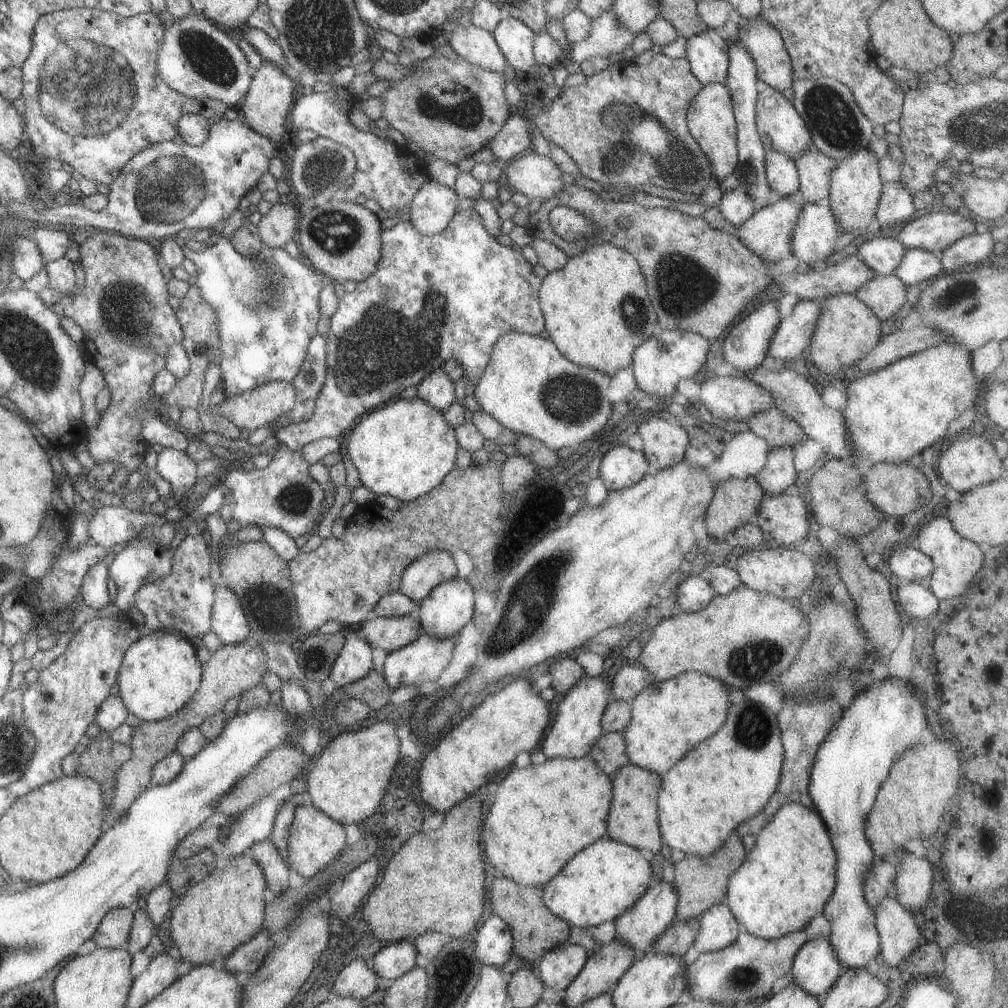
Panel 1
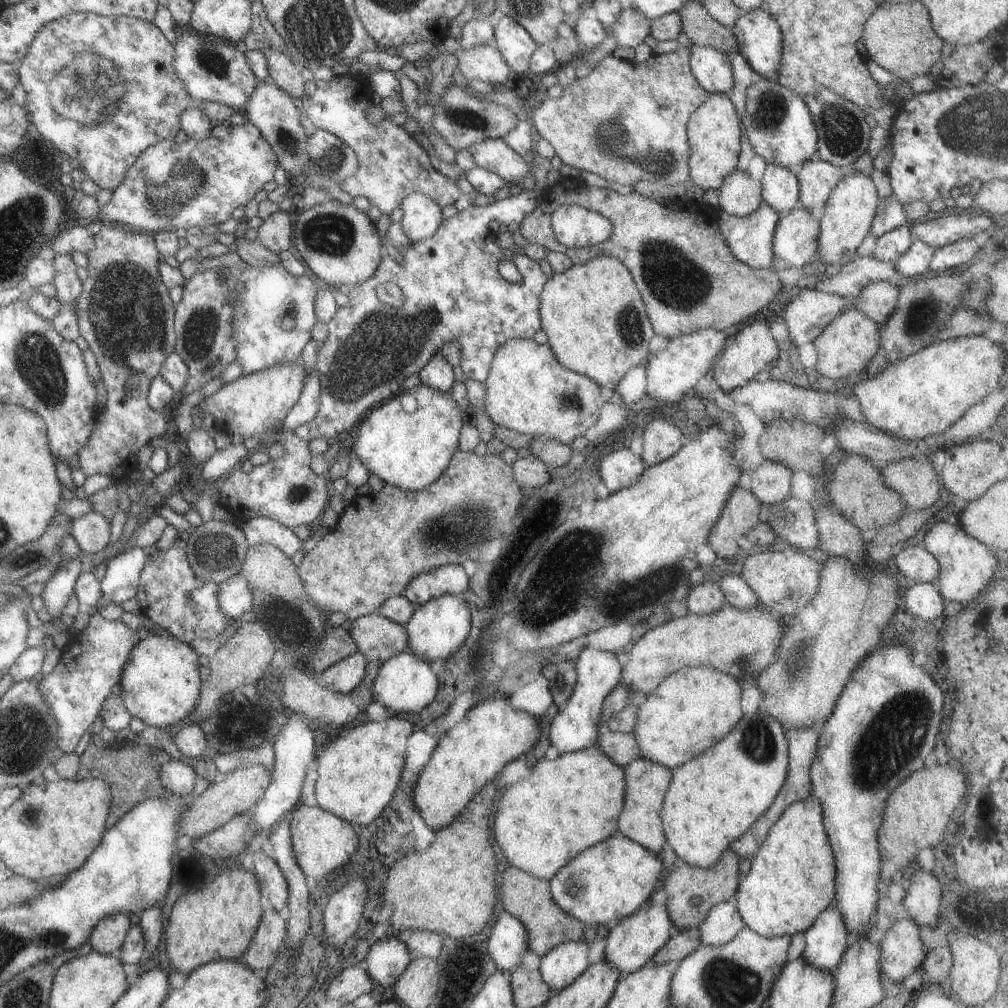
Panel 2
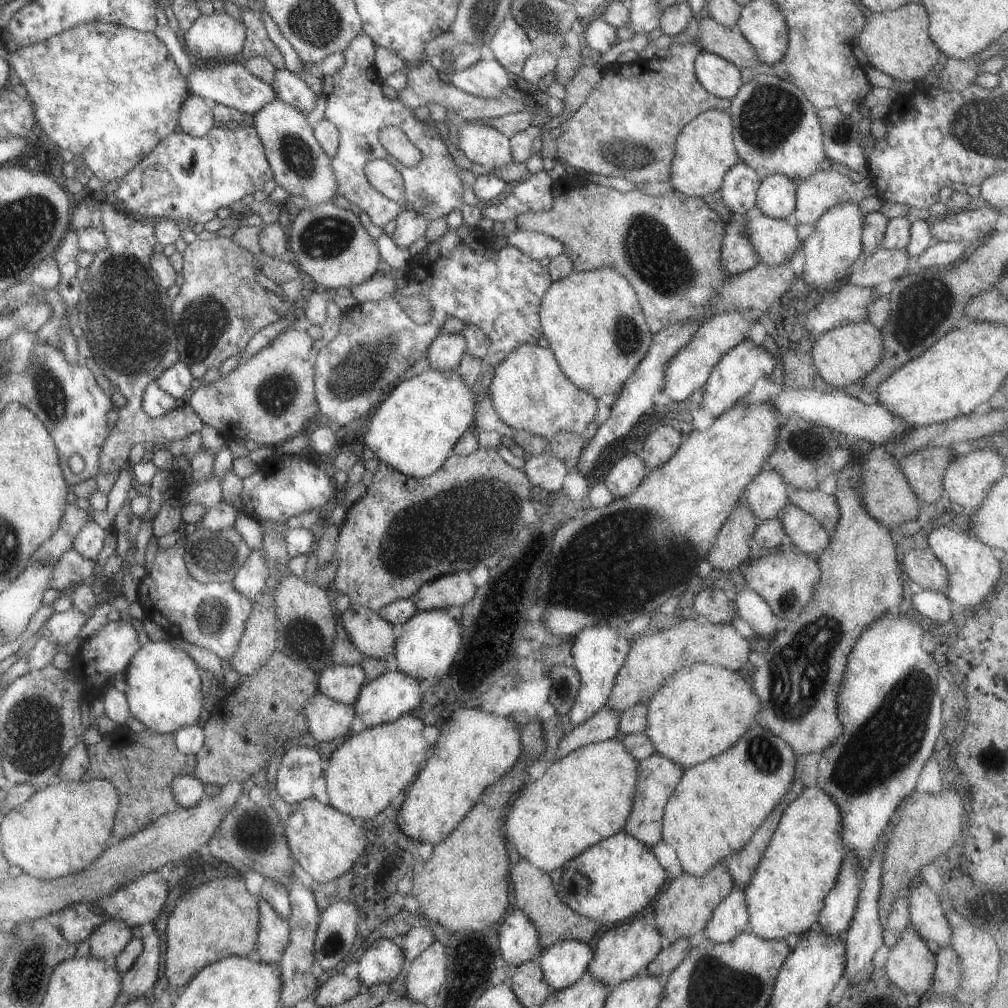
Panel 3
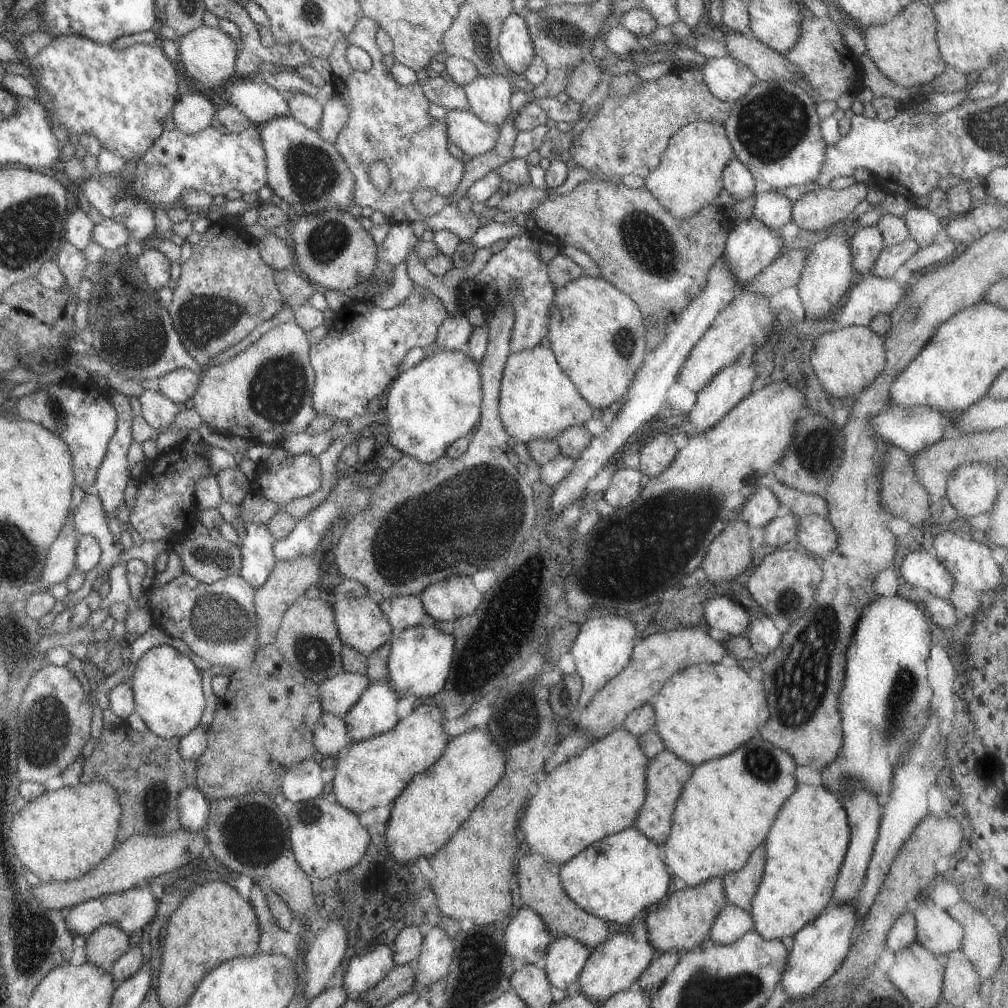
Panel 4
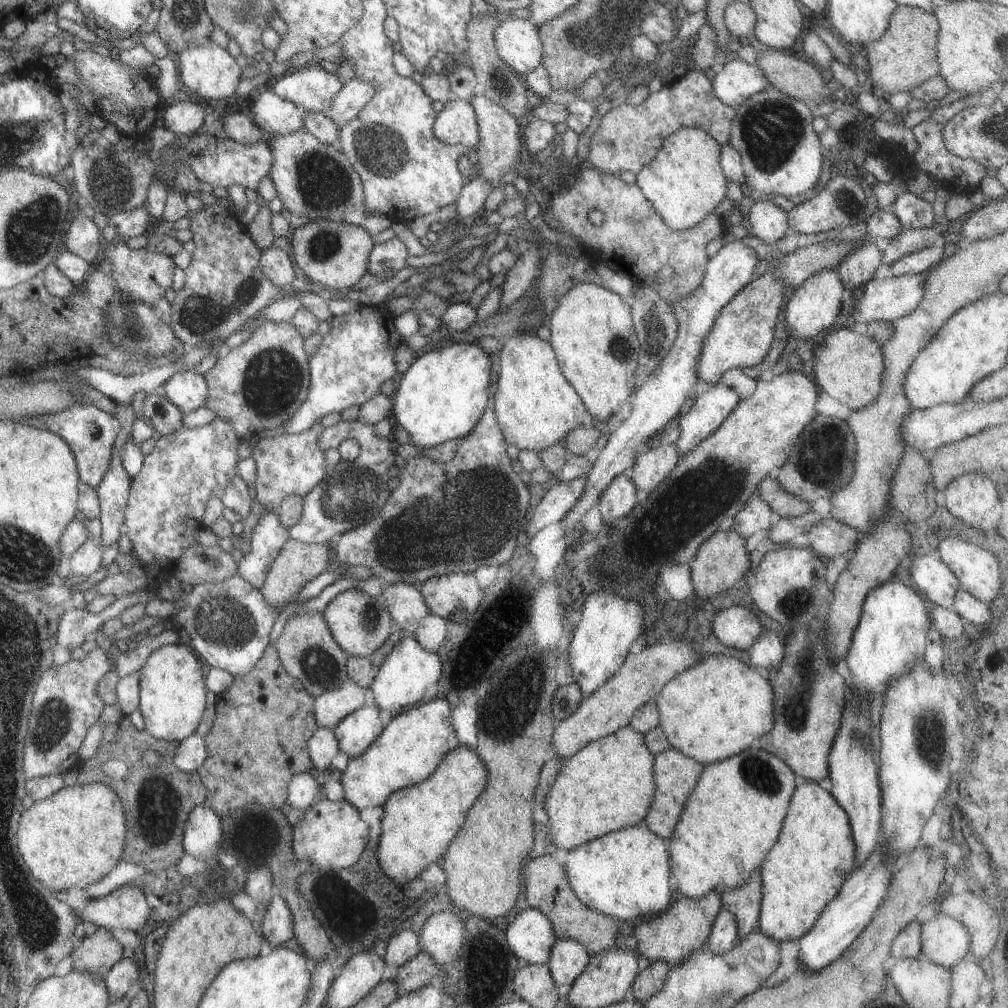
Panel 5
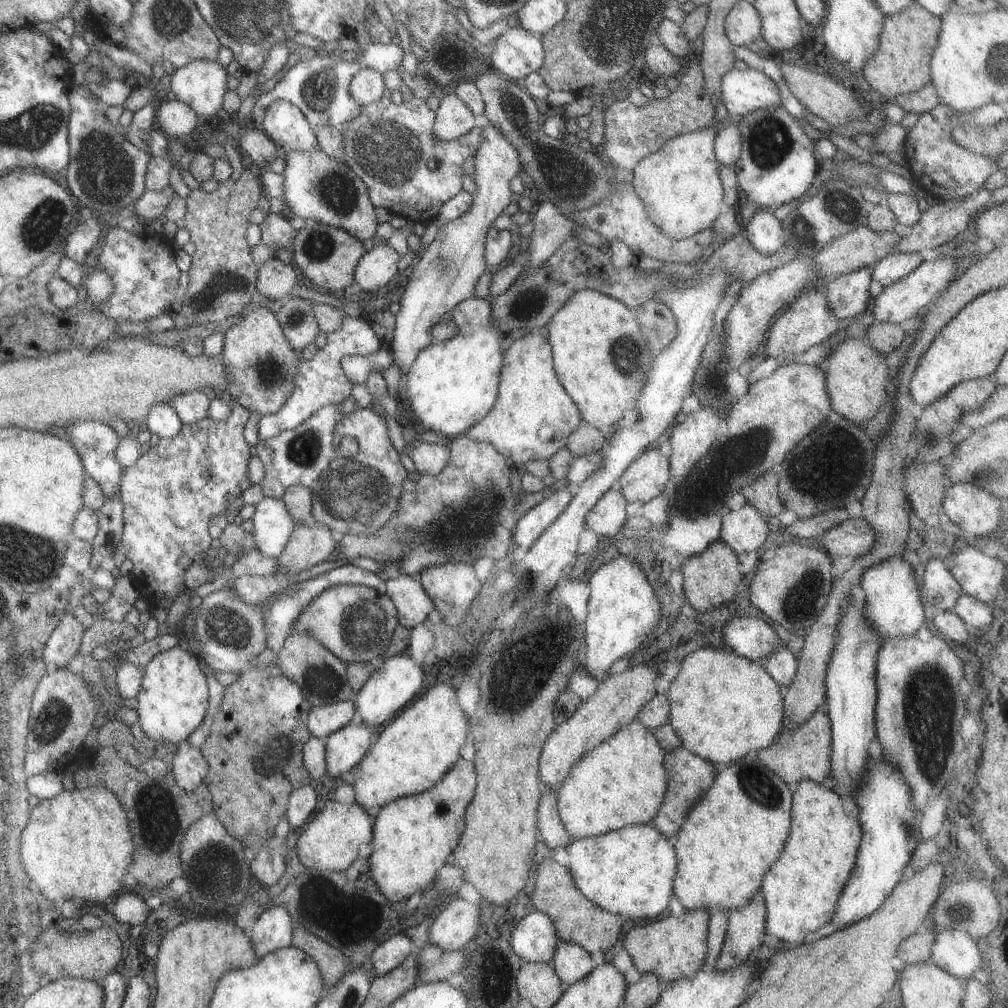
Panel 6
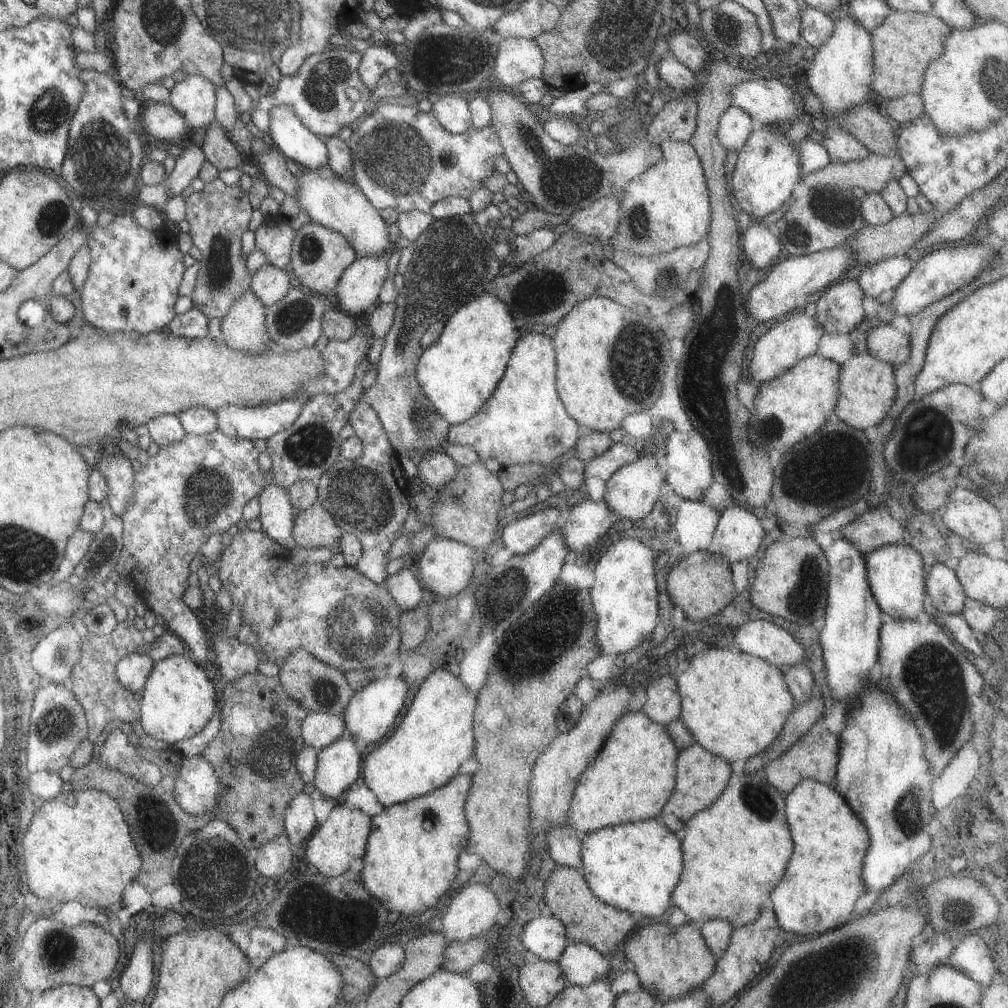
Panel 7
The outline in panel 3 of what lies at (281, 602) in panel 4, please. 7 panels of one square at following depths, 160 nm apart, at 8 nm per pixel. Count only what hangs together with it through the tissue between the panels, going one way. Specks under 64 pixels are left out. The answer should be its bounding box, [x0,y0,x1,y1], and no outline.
[227,589,276,677]

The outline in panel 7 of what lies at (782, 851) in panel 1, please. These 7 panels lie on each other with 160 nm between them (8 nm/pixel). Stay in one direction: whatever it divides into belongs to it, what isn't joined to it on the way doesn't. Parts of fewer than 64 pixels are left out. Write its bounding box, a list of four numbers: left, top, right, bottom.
[768,779,869,936]

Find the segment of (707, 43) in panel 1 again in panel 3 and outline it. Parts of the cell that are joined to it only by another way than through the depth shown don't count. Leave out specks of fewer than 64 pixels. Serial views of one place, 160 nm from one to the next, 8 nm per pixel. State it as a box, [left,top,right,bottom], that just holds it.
[693,51,743,99]

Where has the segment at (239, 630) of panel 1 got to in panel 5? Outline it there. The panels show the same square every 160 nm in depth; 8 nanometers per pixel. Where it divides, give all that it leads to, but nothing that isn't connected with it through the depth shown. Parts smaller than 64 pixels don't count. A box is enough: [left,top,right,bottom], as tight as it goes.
[236,510,288,590]

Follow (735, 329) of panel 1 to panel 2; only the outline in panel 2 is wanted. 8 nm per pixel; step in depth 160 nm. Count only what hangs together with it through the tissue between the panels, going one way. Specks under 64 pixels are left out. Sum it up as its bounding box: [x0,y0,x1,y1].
[712,316,778,393]

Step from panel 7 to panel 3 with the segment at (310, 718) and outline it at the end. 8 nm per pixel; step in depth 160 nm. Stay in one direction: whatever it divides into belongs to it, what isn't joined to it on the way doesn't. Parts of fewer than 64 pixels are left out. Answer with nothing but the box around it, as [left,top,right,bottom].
[317,665,365,705]

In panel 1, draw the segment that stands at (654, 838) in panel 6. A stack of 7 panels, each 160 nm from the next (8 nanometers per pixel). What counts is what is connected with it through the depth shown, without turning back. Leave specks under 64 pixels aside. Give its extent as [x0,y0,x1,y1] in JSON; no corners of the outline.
[542,836,653,928]

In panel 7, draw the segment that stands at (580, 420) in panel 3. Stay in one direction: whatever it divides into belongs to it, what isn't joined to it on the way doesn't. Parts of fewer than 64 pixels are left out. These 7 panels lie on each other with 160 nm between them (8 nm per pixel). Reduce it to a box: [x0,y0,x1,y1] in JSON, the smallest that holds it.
[447,330,578,467]

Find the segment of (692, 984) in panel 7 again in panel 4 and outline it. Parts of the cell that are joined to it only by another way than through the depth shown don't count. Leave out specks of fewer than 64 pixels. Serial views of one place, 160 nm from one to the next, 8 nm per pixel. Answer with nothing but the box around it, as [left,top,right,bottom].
[645,877,726,954]

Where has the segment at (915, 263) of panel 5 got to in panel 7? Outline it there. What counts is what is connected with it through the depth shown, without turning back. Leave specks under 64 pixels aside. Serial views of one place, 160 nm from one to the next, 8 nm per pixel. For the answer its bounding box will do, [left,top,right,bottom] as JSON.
[856,256,913,299]

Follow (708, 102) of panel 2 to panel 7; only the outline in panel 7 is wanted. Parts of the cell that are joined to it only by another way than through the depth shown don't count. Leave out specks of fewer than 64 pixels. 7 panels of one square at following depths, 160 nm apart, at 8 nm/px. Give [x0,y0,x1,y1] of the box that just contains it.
[606,140,710,255]

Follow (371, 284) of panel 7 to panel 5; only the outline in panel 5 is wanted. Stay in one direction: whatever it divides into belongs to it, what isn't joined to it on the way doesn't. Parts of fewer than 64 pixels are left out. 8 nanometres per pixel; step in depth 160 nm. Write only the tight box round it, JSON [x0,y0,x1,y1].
[366,236,405,279]

